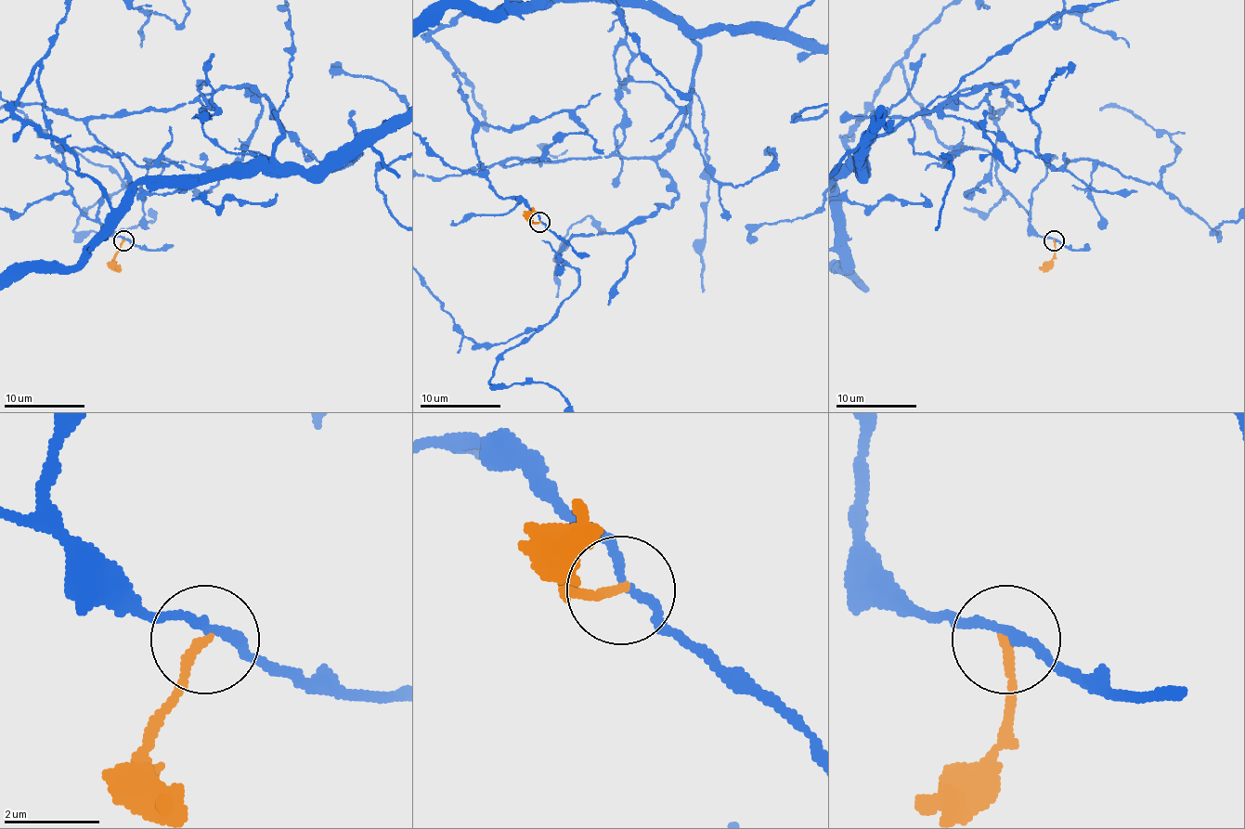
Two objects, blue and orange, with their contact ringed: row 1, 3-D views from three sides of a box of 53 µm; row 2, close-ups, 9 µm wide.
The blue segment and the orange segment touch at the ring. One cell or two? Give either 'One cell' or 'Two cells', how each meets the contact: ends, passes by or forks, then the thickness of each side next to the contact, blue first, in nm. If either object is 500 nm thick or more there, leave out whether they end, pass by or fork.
Two cells. At the ring blue passes by. At the ring orange ends. Thickness 180 nm (blue) against 180 nm

